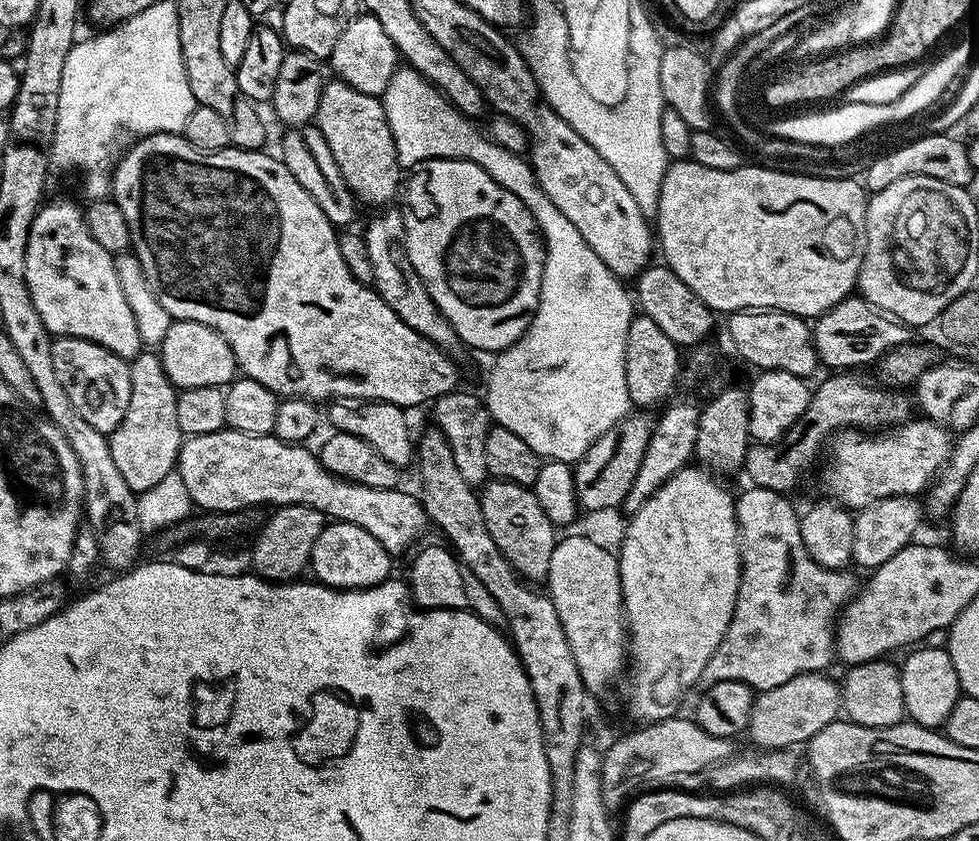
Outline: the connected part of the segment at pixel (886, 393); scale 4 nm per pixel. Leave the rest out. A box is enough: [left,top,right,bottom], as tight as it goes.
[743,370,914,494]

